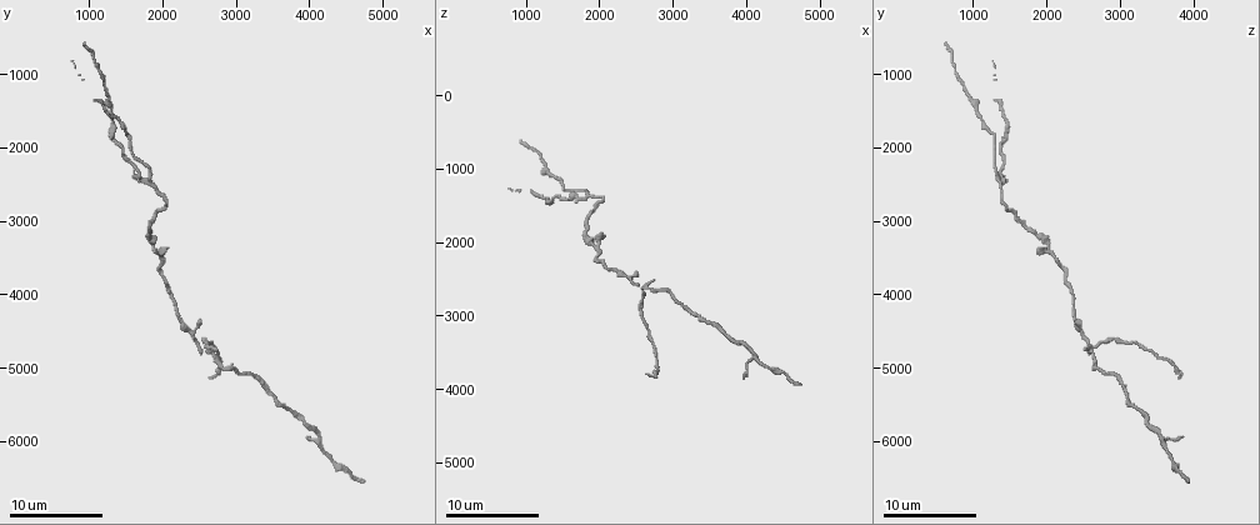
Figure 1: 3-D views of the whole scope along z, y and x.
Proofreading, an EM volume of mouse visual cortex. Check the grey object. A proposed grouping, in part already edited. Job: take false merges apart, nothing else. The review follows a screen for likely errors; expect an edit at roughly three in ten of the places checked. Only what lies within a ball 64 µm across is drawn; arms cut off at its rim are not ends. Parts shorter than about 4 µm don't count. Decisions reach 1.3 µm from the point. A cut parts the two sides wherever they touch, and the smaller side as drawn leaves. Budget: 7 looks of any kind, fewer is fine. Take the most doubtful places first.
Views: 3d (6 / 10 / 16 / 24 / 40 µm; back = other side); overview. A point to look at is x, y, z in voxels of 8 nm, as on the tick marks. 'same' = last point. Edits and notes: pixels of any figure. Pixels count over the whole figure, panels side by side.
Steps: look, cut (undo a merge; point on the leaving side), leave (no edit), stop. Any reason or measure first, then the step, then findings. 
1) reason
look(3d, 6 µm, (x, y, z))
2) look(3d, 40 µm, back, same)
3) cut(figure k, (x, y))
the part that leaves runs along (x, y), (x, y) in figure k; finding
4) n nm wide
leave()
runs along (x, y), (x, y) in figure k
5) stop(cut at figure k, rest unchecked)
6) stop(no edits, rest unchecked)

four arms meet
look(3d, 10 µm, (2550, 4700, 2600))

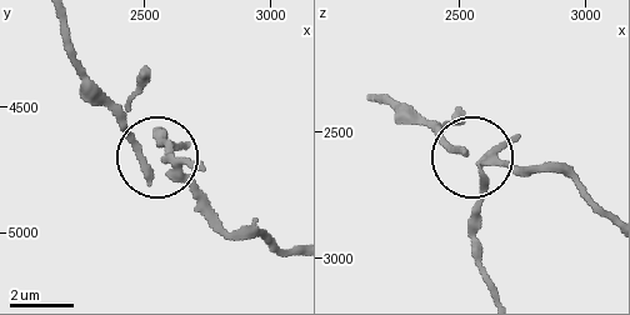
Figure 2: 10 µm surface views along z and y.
look(3d, 10 µm, back, same)

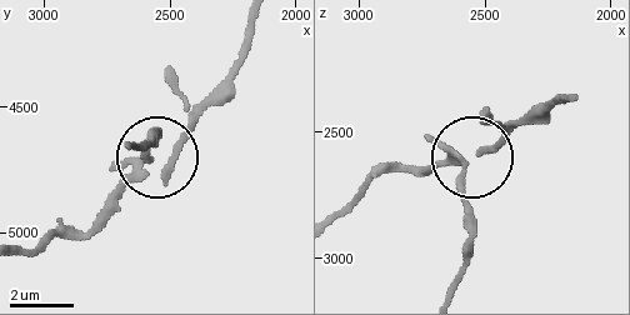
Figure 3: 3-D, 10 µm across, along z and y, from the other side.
cut(figure 3, (460, 195))
the part that leaves runs along (456, 155), (470, 250), (454, 290) in figure 3; two neurons meet here

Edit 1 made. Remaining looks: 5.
look(overview)

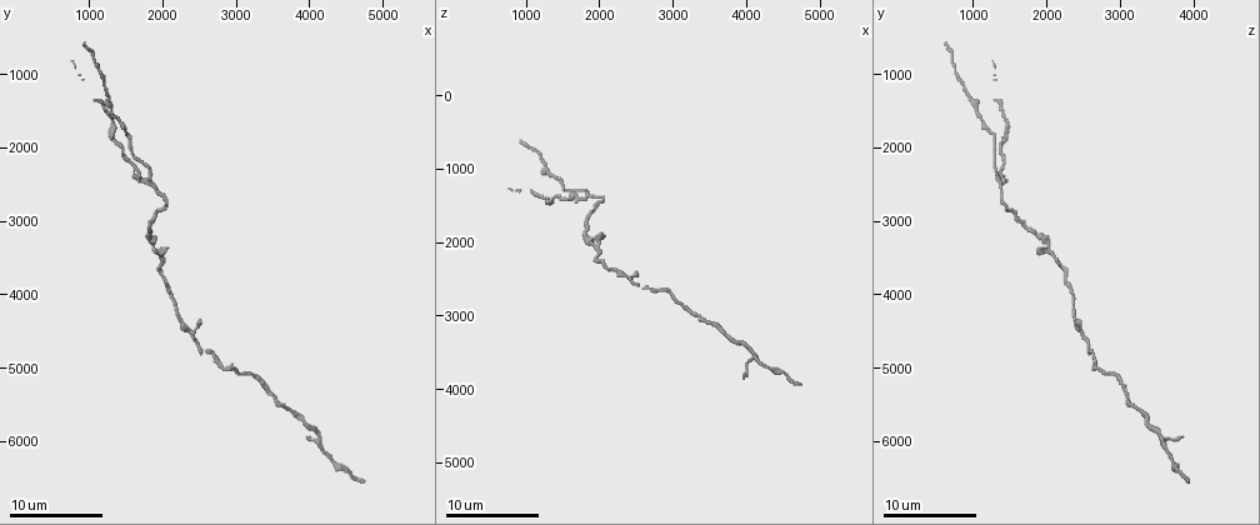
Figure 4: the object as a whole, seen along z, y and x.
side arm on a straight run
look(3d, 10 µm, (1800, 2500, 1350))

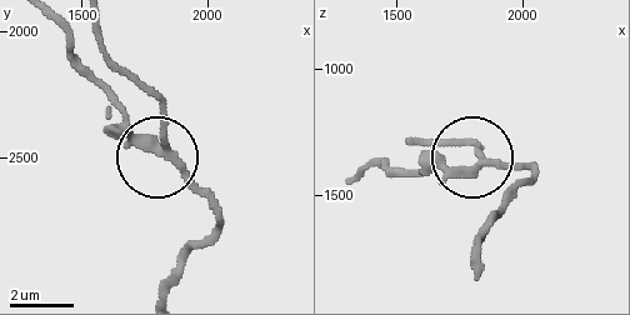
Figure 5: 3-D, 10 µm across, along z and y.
look(3d, 6 µm, (1820, 2460, 1380))

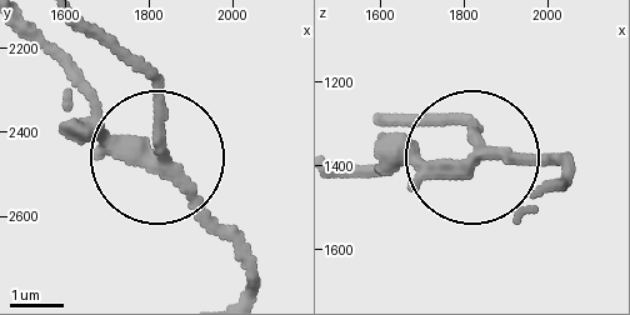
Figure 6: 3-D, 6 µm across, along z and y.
3 arms
leave()
one neuron here

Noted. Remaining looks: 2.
side arm on a straight run
look(3d, 6 µm, (1900, 3350, 2050))

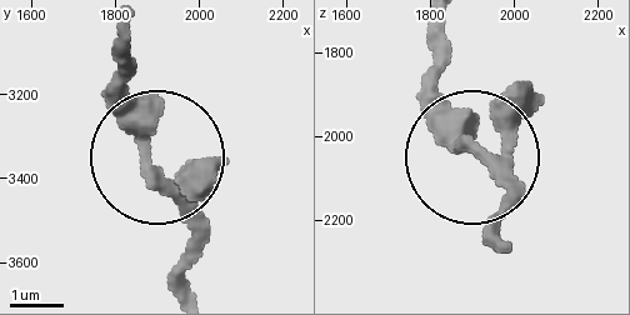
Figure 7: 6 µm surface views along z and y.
240 nm wide
leave()
runs along (191, 291), (186, 224), (124, 68) in figure 7; one neuron here

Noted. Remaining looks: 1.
three-way junction
look(3d, 10 µm, (4100, 6050, 3600))

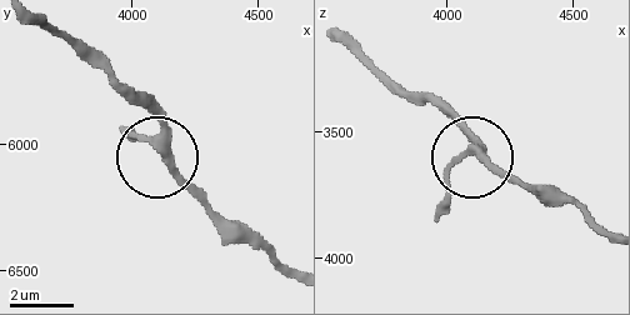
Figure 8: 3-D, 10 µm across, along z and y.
3 arms
leave()
continuous, no second neuron

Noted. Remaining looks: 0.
stop(cut at figure 3, rest unchecked)

